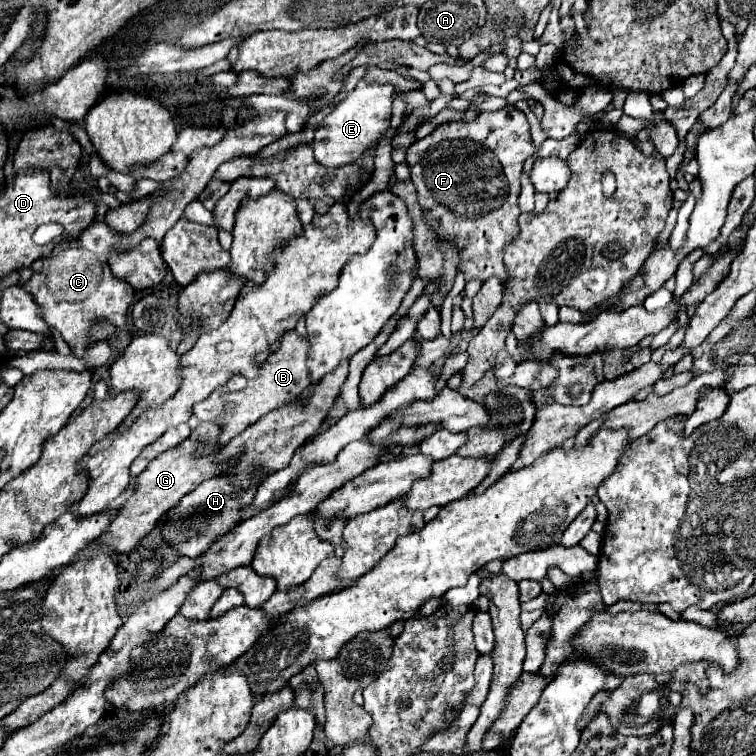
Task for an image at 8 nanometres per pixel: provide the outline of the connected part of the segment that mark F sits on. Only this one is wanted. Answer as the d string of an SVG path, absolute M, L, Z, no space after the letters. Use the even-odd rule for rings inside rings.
M513 105L493 113L479 113L471 121L439 125L407 149L407 165L411 167L411 179L419 193L419 205L425 207L427 219L441 237L455 241L457 247L461 245L465 281L499 277L503 287L507 287L503 247L519 235L519 173L523 161L535 151L529 123Z

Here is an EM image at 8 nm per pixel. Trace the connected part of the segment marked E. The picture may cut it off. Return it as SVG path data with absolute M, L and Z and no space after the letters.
M361 79L357 87L347 93L347 97L337 103L331 113L317 125L315 129L315 159L325 167L343 167L347 163L355 163L367 145L375 145L391 123L391 101L393 101L393 85L391 83L371 83Z

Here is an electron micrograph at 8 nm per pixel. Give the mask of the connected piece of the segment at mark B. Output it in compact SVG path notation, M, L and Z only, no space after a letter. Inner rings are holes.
M289 329L279 345L279 351L275 351L271 357L267 357L267 361L263 363L261 375L255 379L245 379L243 375L235 375L231 381L227 381L223 387L215 389L207 399L199 401L199 405L193 407L193 415L199 421L211 421L215 417L219 417L219 409L223 409L223 401L231 401L235 405L235 409L223 417L223 445L235 437L237 433L241 433L247 425L255 423L259 417L263 417L263 413L277 409L279 405L285 405L287 401L299 397L303 393L305 387L309 387L309 369L307 369L307 359L309 359L309 341L303 339L295 329Z

